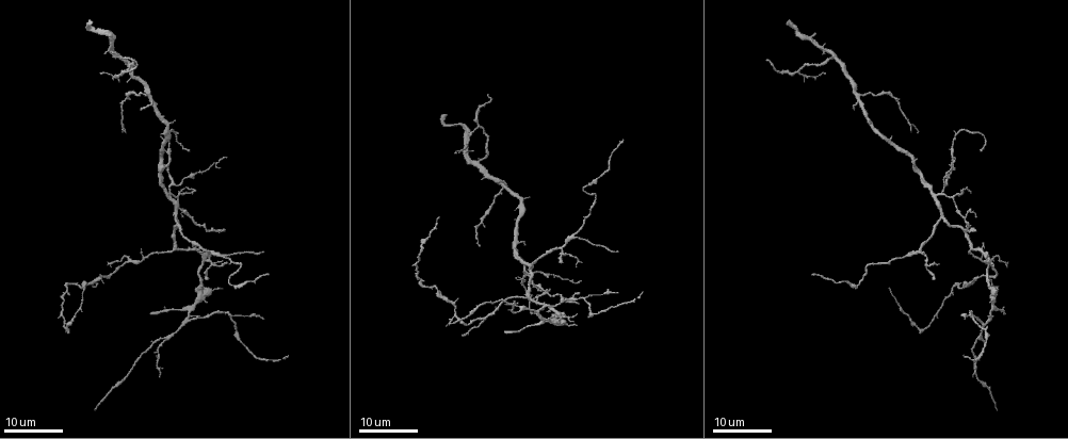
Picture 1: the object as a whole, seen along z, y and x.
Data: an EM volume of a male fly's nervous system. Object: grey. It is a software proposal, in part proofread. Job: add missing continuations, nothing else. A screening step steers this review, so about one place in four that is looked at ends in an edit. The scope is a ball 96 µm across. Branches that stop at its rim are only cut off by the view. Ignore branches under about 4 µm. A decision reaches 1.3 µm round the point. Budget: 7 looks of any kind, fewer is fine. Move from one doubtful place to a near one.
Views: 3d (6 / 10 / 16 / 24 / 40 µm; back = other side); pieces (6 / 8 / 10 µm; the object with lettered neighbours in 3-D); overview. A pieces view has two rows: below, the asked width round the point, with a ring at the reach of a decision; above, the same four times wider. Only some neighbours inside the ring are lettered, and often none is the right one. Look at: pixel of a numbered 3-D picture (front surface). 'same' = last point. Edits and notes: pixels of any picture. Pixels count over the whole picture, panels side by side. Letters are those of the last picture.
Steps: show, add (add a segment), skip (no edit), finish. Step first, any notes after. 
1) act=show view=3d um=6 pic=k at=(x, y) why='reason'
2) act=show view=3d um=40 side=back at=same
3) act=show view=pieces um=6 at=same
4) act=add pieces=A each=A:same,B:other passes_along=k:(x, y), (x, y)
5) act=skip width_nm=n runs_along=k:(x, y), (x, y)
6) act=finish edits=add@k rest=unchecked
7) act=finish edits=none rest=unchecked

act=show view=3d um=24 pic=1 at=(94, 409) why='end of a long branch'

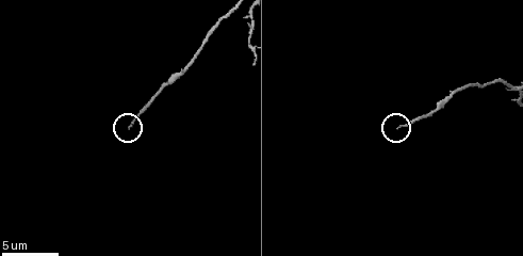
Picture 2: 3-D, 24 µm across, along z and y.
act=show view=pieces um=10 pic=2 at=(130, 126)

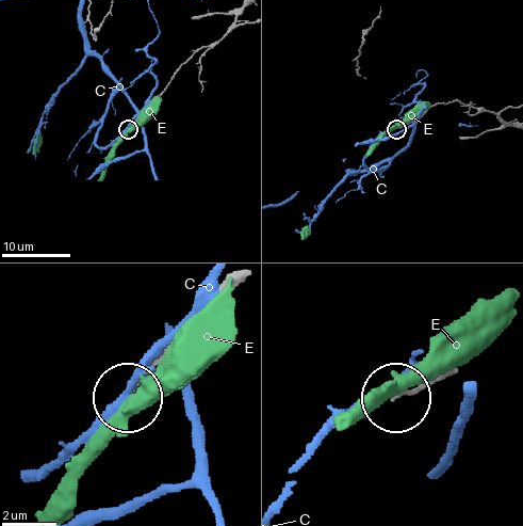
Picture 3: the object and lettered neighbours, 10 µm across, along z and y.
act=skip each=C:other,E:other runs_along=3:(232, 283), (131, 398) found='no lettered segment goes on from it'

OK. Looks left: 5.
act=show view=3d um=24 pic=1 at=(503, 333) why='an open end'

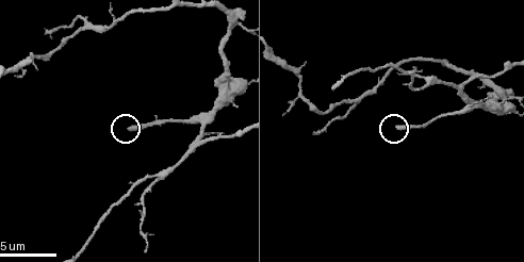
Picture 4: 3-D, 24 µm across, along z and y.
act=show view=3d um=10 pic=4 at=(398, 125)

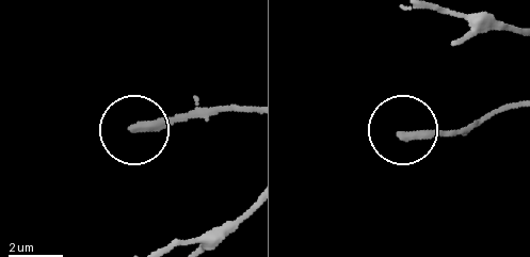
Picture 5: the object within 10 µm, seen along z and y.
act=show view=pieces um=8 pic=5 at=(135, 127) why='see the neighbours'

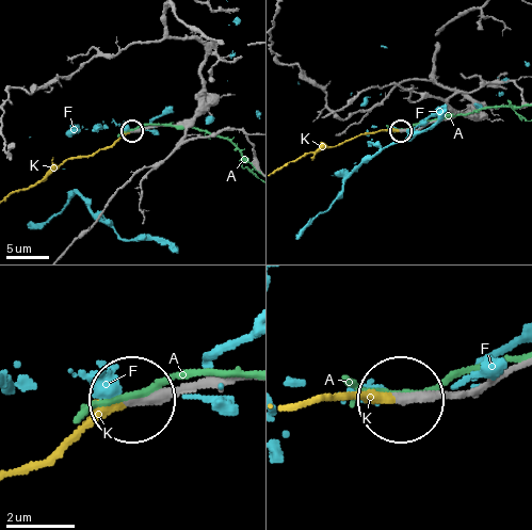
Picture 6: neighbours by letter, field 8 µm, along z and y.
act=add pieces=K each=A:other,F:other,K:same passes_along=6:(215, 381), (107, 401), (55, 450), (20, 467) found='it goes on there'

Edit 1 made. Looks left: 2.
act=show view=3d um=16 pic=1 at=(261, 252) why='tapers out'

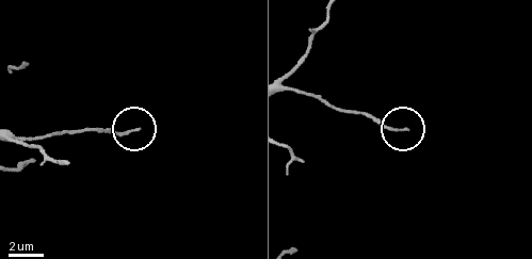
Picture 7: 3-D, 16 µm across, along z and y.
act=show view=pieces um=10 pic=7 at=(406, 129)

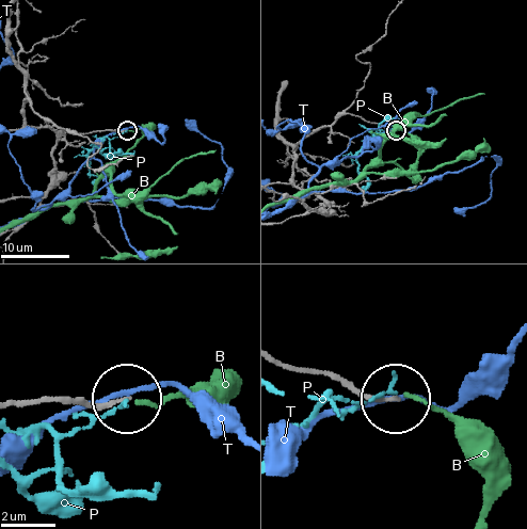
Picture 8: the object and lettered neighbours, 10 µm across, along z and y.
act=skip each=B:other,P:other,T:other runs_along=8:(278, 361), (326, 370), (368, 396), (393, 398) found='none of them fits'

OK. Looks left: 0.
act=finish edits=add@6 rest=unchecked

